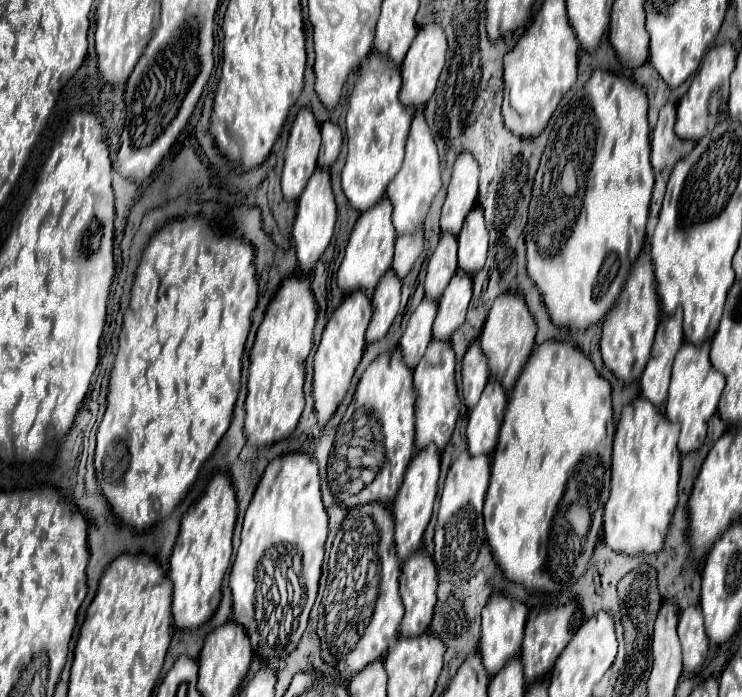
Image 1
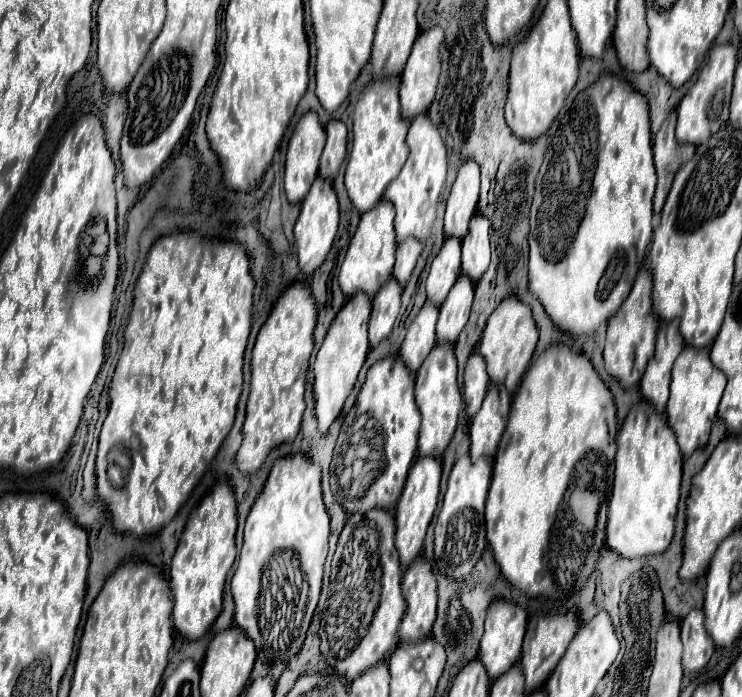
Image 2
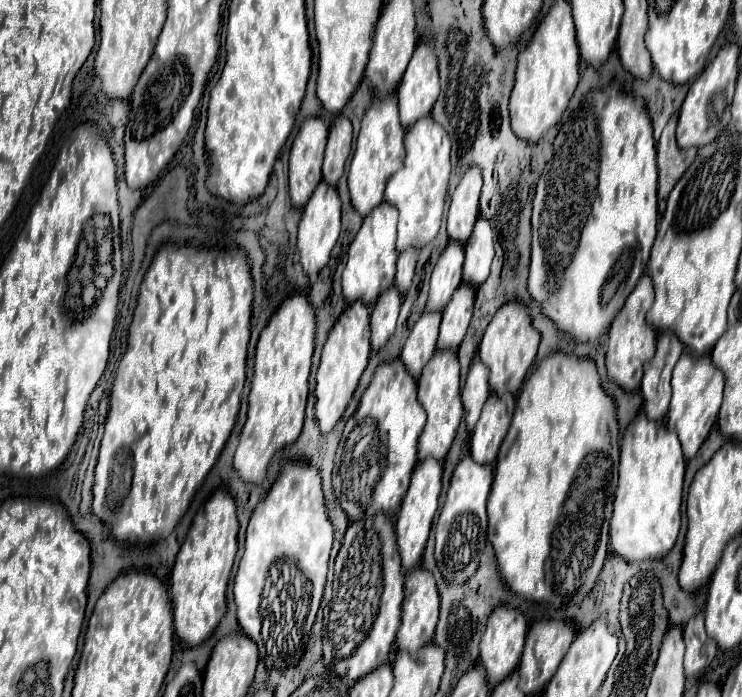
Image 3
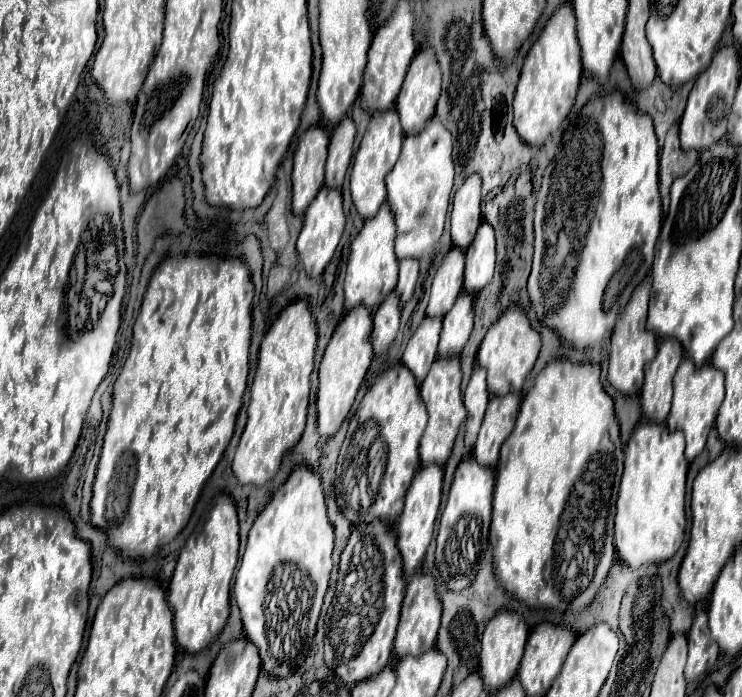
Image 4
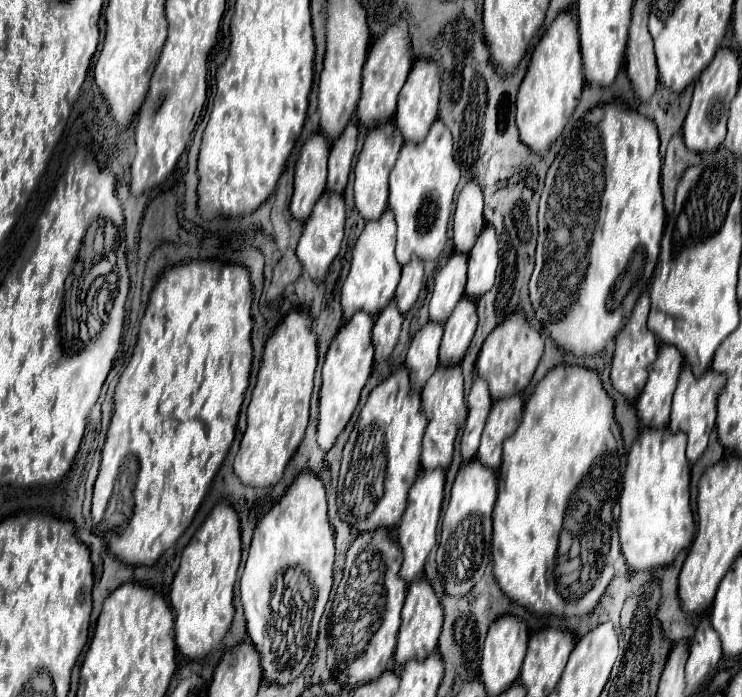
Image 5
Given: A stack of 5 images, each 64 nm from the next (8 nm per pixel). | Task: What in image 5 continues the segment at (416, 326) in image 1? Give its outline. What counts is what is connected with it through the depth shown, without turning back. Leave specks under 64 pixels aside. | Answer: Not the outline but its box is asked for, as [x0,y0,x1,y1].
[406,320,442,392]

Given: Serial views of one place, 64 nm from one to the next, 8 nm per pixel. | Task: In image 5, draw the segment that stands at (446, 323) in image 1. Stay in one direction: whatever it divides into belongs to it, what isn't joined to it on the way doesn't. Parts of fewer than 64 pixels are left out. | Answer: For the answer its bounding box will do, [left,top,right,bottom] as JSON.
[440,296,476,364]

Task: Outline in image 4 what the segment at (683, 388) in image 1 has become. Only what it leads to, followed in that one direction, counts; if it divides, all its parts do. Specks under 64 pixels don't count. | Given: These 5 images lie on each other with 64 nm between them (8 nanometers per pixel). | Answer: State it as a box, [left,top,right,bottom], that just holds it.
[668,358,724,462]

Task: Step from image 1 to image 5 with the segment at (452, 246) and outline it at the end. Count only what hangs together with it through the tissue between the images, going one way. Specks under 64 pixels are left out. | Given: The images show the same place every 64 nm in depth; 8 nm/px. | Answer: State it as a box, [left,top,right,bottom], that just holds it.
[430,252,468,322]

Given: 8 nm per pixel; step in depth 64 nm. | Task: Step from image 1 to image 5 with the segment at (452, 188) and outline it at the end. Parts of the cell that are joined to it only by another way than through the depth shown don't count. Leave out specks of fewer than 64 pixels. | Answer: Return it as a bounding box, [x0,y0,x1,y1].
[454,180,484,254]

